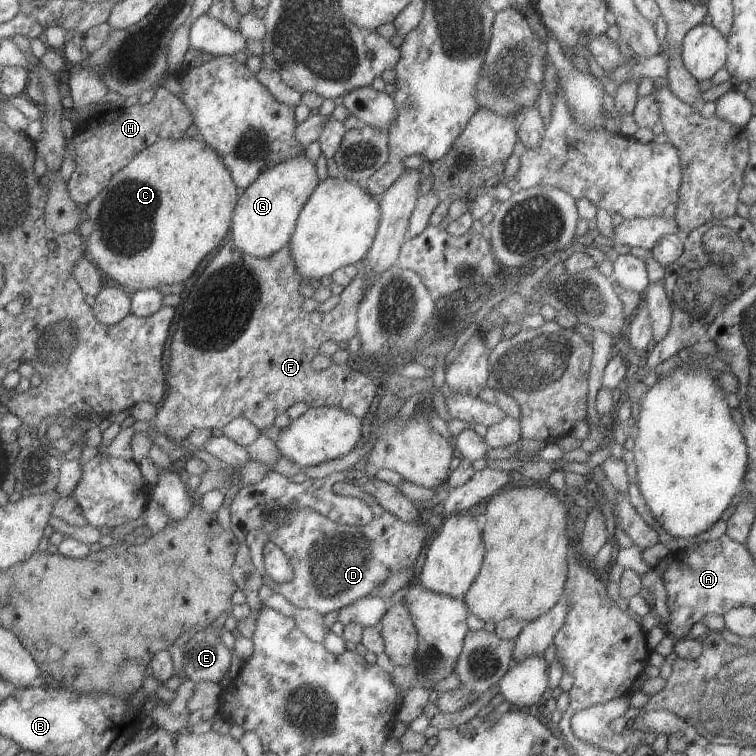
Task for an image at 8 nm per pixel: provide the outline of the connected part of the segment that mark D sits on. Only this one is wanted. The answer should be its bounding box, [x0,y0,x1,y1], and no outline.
[247,482,429,615]

